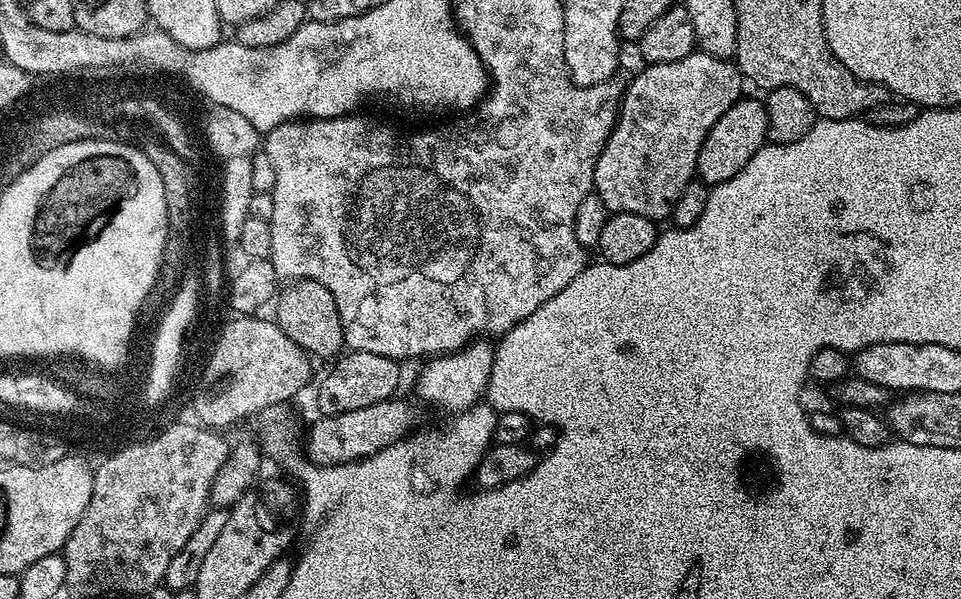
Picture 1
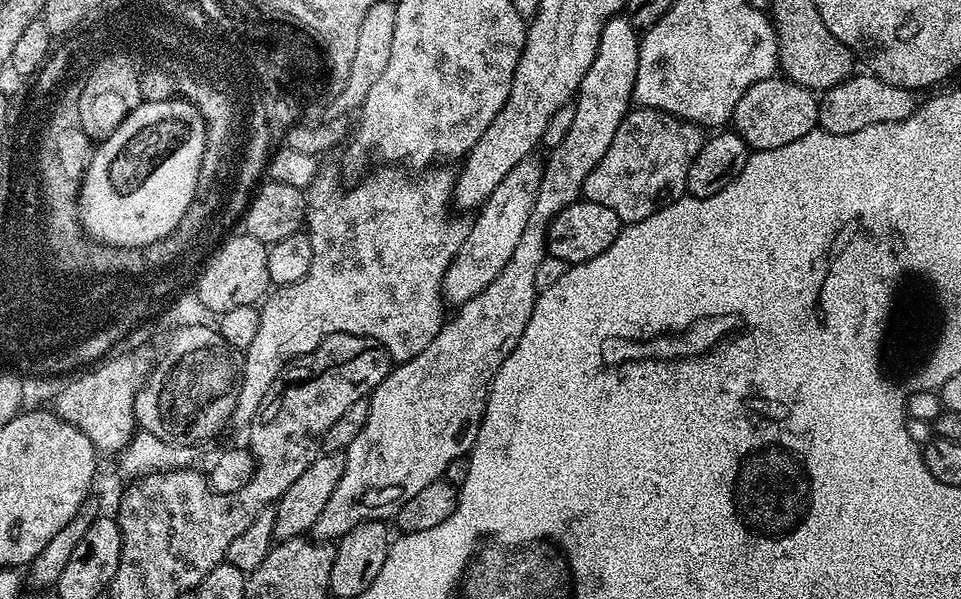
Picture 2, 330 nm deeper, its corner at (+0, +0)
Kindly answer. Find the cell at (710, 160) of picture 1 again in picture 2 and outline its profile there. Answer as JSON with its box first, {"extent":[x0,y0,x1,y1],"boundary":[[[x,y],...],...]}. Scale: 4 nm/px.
{"extent":[731,78,819,152],"boundary":[[[773,78],[750,86],[750,90],[738,98],[731,123],[749,149],[757,152],[774,150],[778,146],[790,146],[790,142],[798,142],[798,138],[817,131],[819,109],[817,93],[811,88],[798,86],[787,78]]]}

